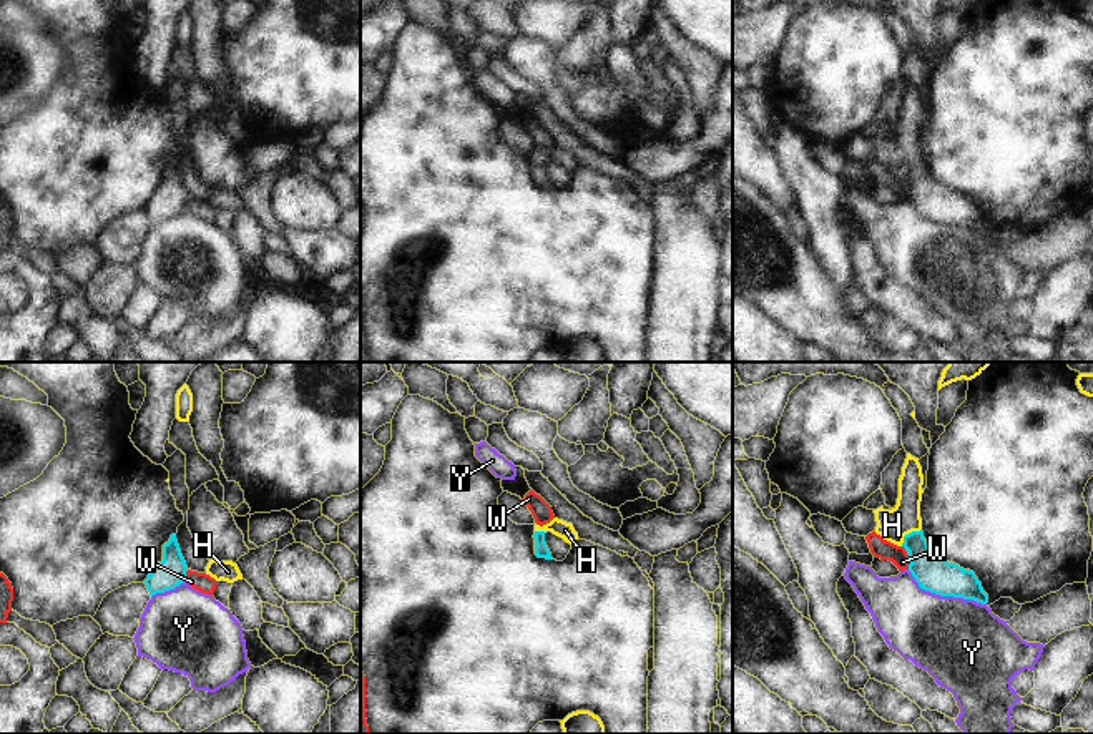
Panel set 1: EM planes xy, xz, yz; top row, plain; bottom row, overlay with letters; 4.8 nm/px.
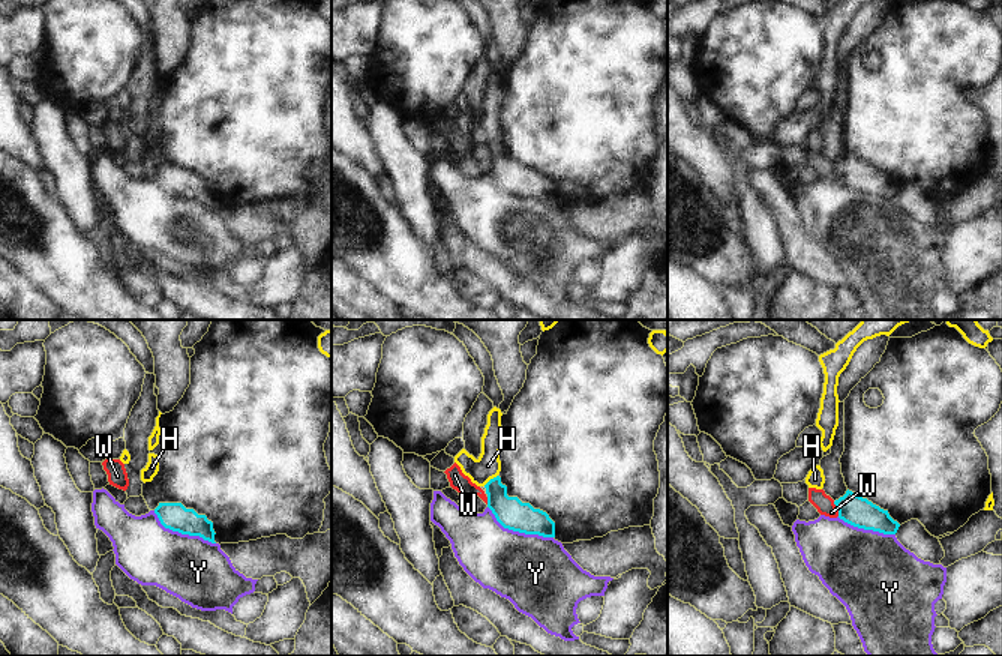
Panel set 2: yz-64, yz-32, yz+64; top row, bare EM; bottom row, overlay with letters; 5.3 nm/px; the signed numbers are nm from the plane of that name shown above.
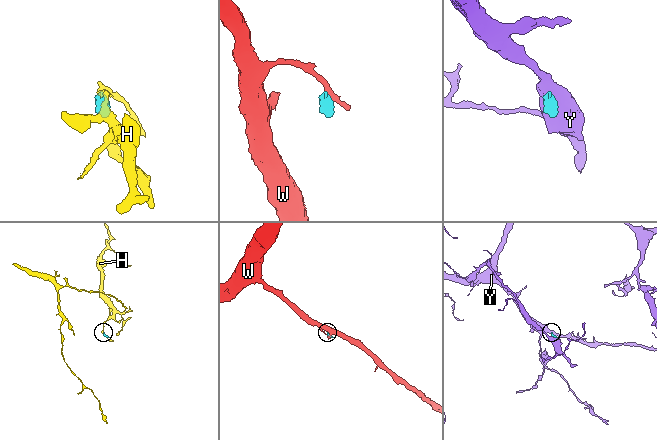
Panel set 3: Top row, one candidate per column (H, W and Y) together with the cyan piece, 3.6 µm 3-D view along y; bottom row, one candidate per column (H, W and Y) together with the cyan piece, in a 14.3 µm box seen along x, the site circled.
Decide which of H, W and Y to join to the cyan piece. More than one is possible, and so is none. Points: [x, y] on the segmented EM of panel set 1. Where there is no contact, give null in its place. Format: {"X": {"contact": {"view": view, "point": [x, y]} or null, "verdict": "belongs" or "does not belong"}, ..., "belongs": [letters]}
{"H": {"contact": {"view": "yz", "point": [909, 533]}, "verdict": "belongs"}, "W": {"contact": {"view": "yz", "point": [911, 562]}, "verdict": "does not belong"}, "Y": {"contact": {"view": "yz", "point": [945, 595]}, "verdict": "does not belong"}, "belongs": ["H"]}

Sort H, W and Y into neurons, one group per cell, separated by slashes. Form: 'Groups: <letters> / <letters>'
Groups: H / W / Y

